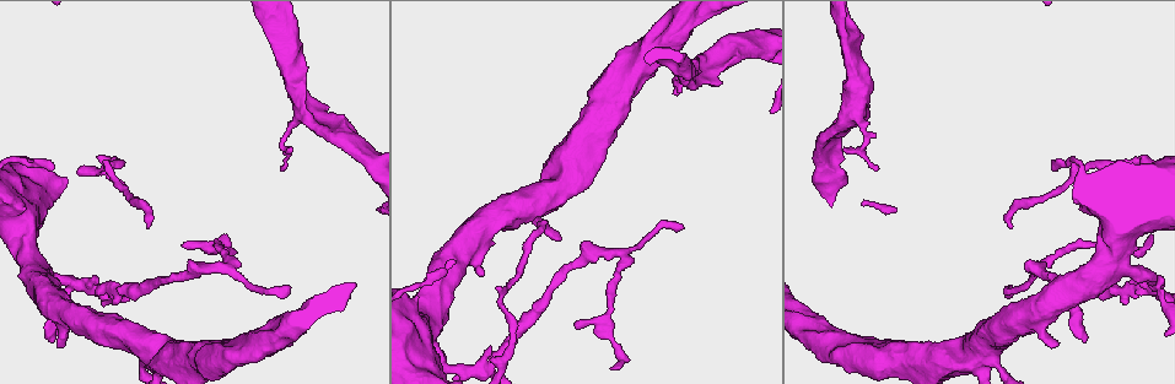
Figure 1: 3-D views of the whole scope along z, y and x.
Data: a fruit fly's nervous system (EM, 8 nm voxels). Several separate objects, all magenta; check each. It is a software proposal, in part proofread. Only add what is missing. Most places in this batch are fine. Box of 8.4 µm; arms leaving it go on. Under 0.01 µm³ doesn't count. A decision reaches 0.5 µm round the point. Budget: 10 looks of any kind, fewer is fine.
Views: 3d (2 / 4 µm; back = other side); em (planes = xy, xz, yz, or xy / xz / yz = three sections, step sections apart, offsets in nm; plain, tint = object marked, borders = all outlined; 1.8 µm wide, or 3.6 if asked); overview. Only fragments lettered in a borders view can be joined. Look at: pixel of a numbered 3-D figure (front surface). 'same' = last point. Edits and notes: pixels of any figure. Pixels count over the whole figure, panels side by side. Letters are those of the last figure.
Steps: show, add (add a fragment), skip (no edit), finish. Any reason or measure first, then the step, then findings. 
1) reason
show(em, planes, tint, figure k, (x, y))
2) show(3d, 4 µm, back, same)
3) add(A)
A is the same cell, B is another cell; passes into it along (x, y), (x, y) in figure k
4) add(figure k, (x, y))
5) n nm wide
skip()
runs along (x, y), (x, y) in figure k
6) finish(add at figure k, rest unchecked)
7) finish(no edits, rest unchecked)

branch point
show(3d, 4 µm, figure 1, (228, 267))

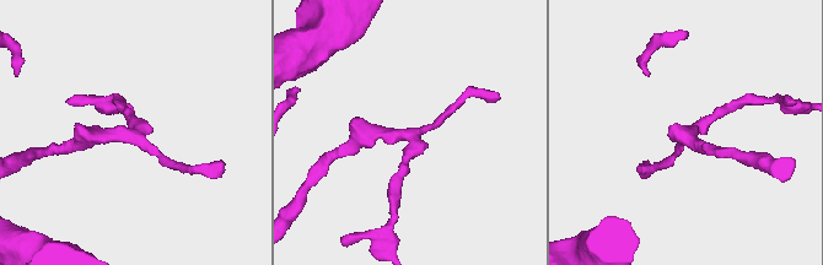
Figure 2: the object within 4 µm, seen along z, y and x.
3 arms; need the tissue
show(em, planes, borders, figure 2, (410, 138))

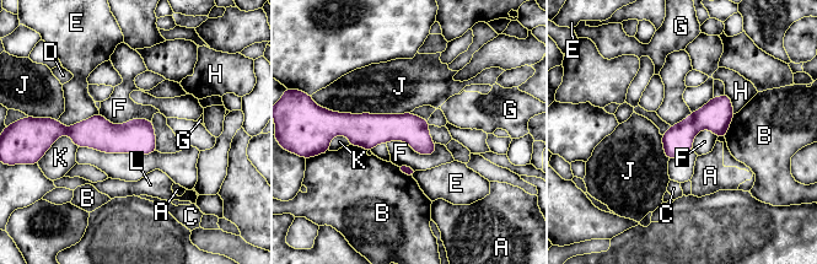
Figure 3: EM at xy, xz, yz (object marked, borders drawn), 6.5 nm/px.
skip()
A, B, C, D, E, F, G, H, J, K and L are other cells; runs along (336, 129), (409, 129), (431, 150) in figure 3; none of them fits

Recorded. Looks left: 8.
an open end
show(em, yz, step 4, tint, figure 1, (541, 225))

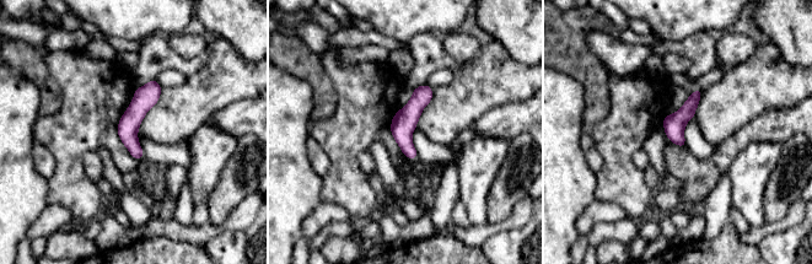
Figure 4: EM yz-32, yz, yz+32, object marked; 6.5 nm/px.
show(em, planes, tint, same)

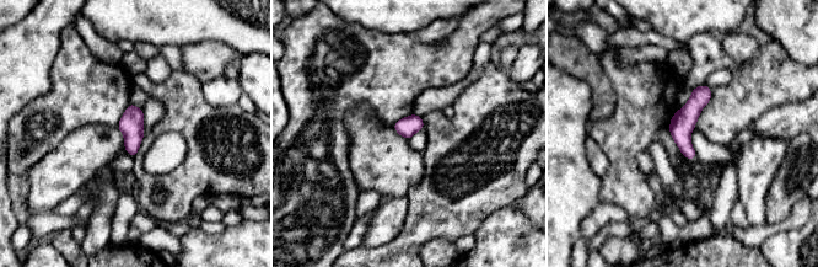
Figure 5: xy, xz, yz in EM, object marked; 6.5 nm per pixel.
show(em, planes, borders, same)

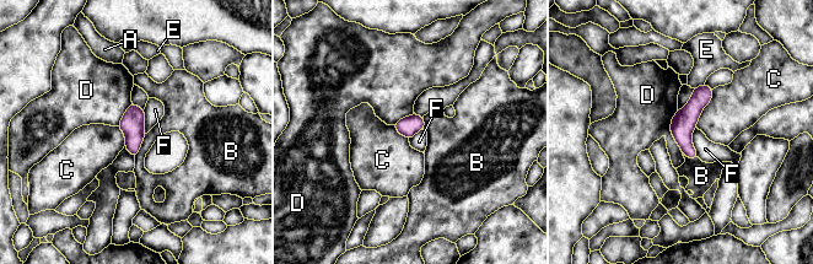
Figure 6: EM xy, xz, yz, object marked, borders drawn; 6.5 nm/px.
skip()
A, B, C, D, E and F are other cells; runs along (707, 90), (685, 119), (690, 155) in figure 6; no lettered fragment goes on from it

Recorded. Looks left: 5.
branch stops here
show(em, xy, step 16, tint, figure 1, (219, 238))

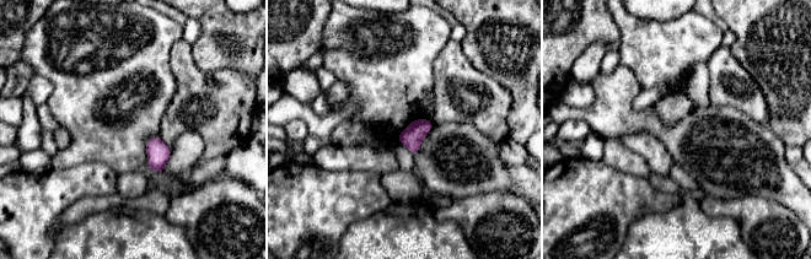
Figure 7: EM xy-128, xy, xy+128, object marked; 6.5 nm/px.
what lies round it
show(em, xy, step 16, borders, same)

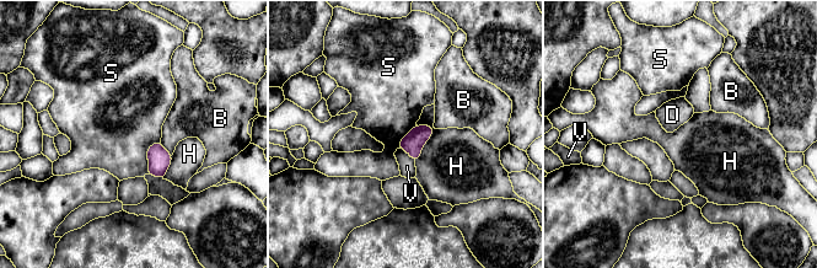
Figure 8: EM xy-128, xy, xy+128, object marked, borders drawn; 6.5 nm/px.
H touches over 260 nm
skip()
B, D, H, S and V are other cells; border along (160, 141), (148, 149), (146, 173) in figure 8; none of them fits

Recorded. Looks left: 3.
abrupt turn
show(3d, 4 µm, back, figure 1, (1125, 222))

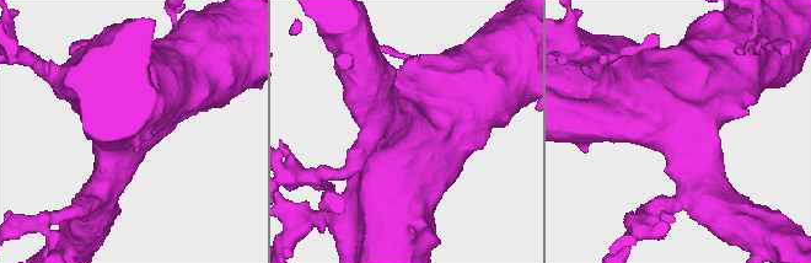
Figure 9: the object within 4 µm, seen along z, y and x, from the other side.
need the tissue
show(em, planes, tint, figure 9, (684, 128))

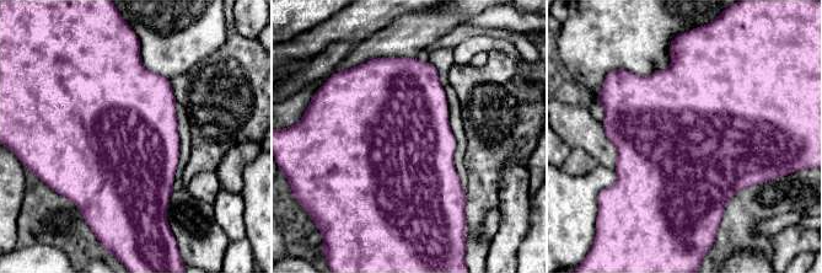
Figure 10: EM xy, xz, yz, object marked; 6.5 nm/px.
show(em, planes, borders, same)

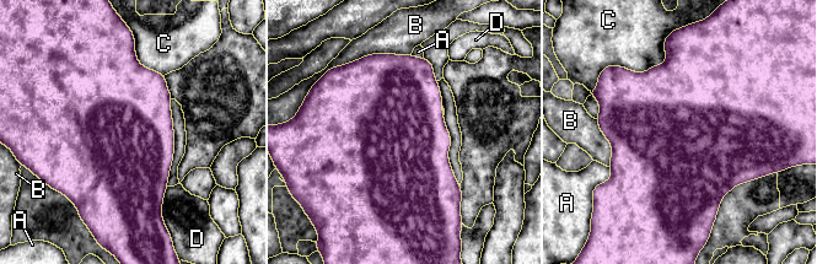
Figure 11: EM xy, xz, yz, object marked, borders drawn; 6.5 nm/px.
skip()
A, B, C and D are other cells; border along (666, 52), (645, 71), (624, 68) in figure 11; no lettered fragment goes on from it

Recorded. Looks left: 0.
finish(no edits, rest unchecked)

